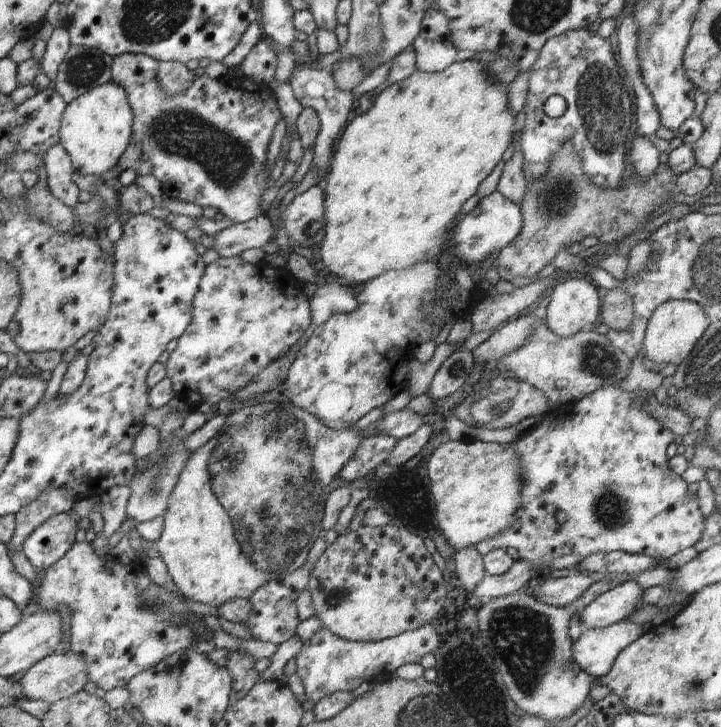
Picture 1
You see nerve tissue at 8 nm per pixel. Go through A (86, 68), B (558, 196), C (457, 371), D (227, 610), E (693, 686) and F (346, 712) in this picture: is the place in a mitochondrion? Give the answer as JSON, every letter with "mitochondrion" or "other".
{"A":"mitochondrion","B":"mitochondrion","C":"mitochondrion","D":"other","E":"mitochondrion","F":"other"}

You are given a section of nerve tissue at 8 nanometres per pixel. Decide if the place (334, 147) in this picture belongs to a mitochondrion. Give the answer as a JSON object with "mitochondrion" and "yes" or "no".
{"mitochondrion":"no"}

